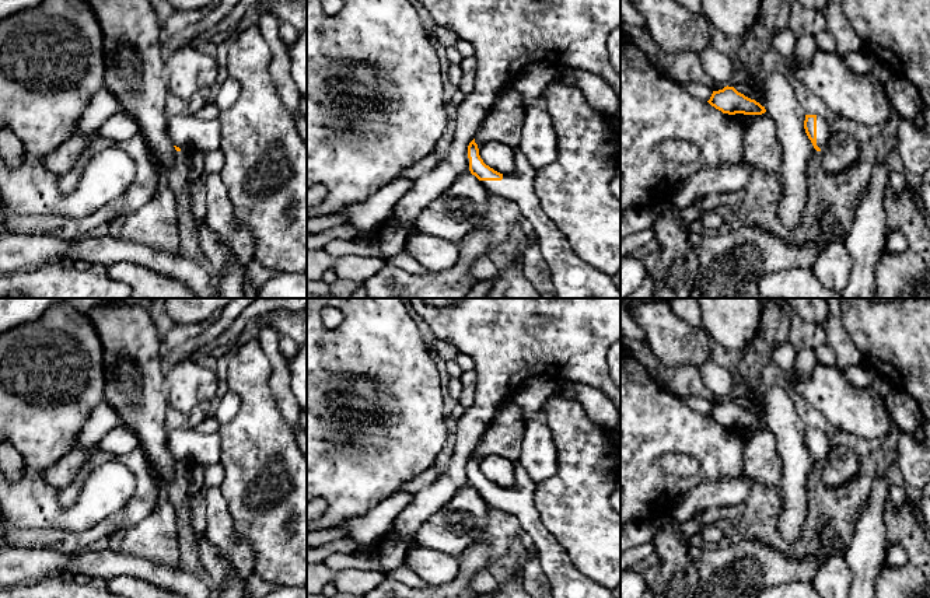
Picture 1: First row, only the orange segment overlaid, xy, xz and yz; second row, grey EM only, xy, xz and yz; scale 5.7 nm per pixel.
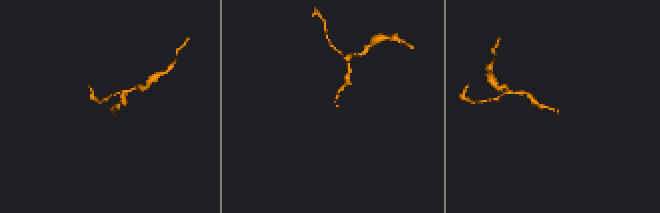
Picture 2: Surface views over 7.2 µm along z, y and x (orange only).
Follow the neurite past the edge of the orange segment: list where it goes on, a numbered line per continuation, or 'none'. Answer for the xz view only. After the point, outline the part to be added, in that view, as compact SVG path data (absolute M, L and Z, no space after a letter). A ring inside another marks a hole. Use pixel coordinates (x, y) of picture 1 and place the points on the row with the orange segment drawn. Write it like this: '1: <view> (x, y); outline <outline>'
1: xz (572, 277); outline M514 148L514 174L501 181L480 181L490 195L513 200L532 224L542 256L552 273L552 284L559 298L620 298L611 276L597 270L576 253L553 221L545 214L535 193L536 169L524 153Z

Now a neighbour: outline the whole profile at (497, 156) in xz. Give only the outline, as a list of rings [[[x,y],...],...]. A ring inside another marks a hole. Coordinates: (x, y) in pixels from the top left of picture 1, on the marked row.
[[[487,141],[479,147],[479,155],[486,165],[507,175],[514,168],[514,148],[500,141]]]

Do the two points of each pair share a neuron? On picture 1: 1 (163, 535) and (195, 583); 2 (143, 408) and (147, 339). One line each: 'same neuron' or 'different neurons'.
1: different neurons
2: same neuron

